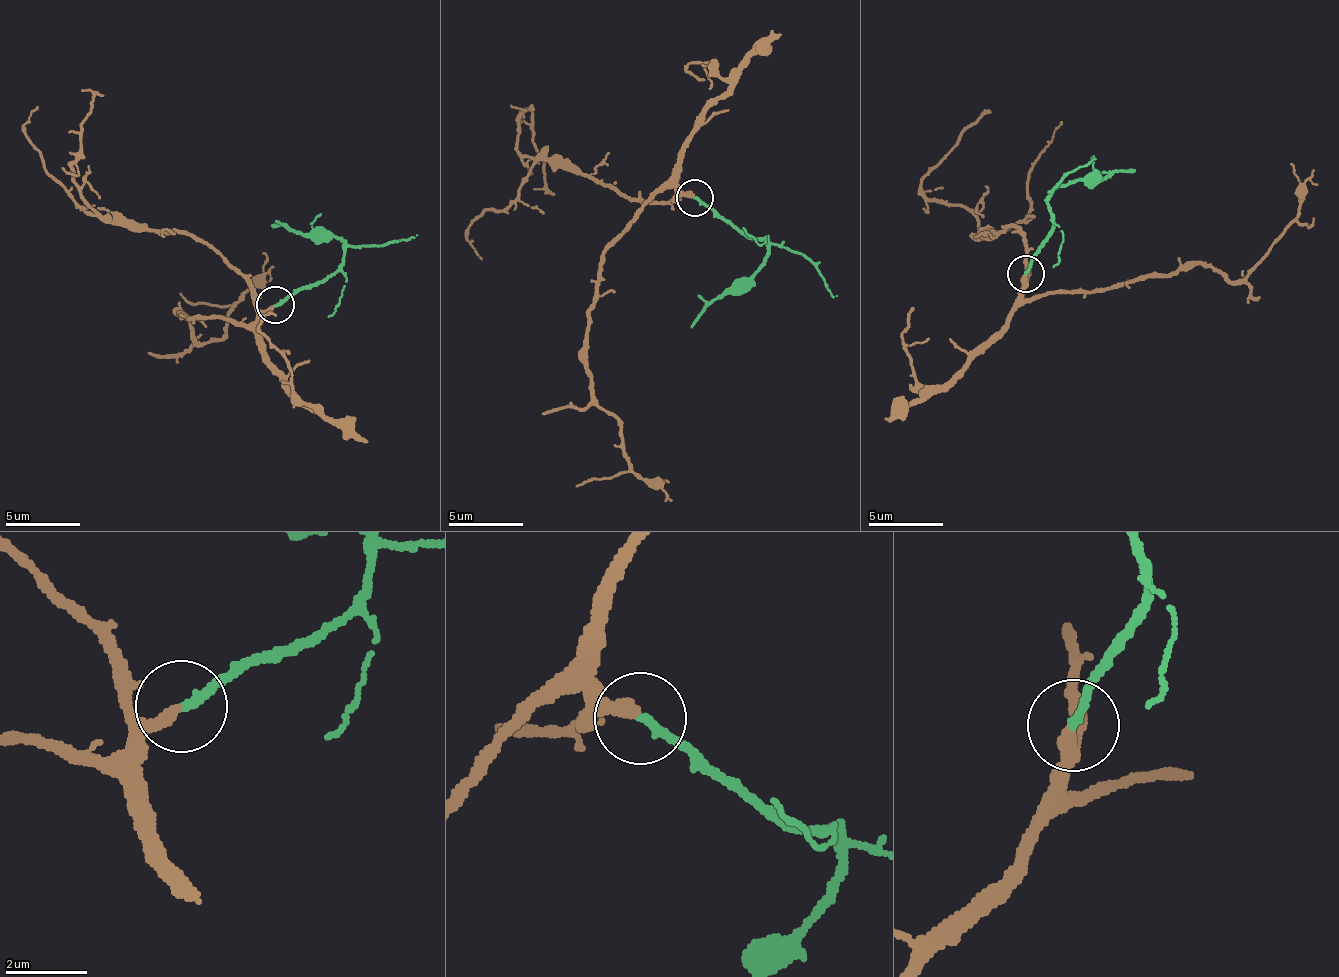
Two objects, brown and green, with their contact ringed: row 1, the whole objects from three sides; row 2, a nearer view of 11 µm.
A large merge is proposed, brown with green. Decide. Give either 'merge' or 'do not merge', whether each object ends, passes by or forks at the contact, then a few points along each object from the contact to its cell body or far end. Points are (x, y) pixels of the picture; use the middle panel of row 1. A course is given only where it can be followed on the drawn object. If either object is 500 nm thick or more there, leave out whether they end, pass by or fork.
merge; brown ends there; green ends there; brown runs (693, 198), (662, 188), (605, 252), (589, 315), (595, 400), (618, 420), (635, 474), (663, 480); green runs (693, 198), (754, 239), (767, 239), (769, 249), (748, 277), (737, 278), (692, 328)

